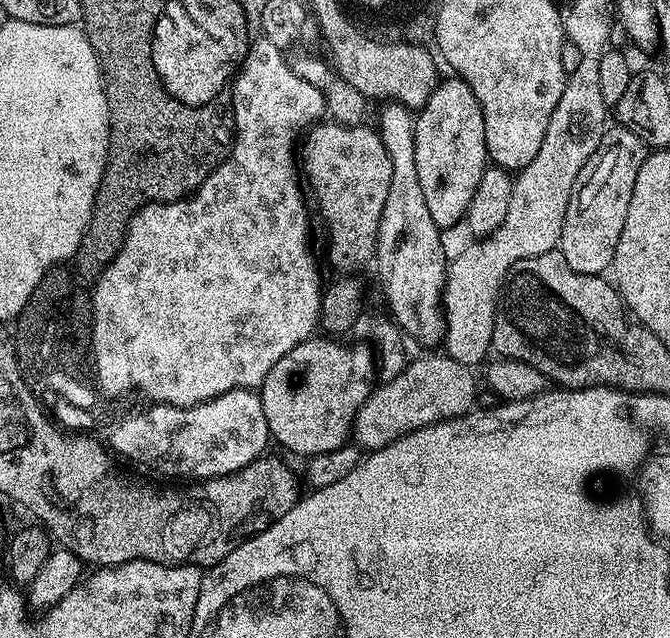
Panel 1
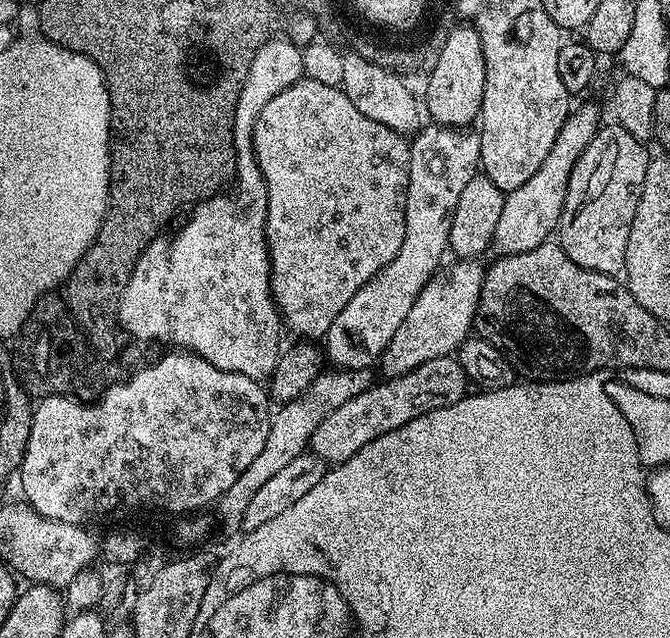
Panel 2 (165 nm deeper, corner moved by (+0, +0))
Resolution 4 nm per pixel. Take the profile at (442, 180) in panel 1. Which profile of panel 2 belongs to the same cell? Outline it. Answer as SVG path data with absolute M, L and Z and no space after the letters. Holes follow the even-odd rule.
M467 22L457 23L446 38L440 55L436 57L436 64L431 67L427 76L428 89L424 92L425 98L428 99L428 108L426 104L427 115L429 112L435 123L444 124L448 128L467 129L469 126L475 125L480 114L482 94L486 86L486 62L482 54L480 31Z

